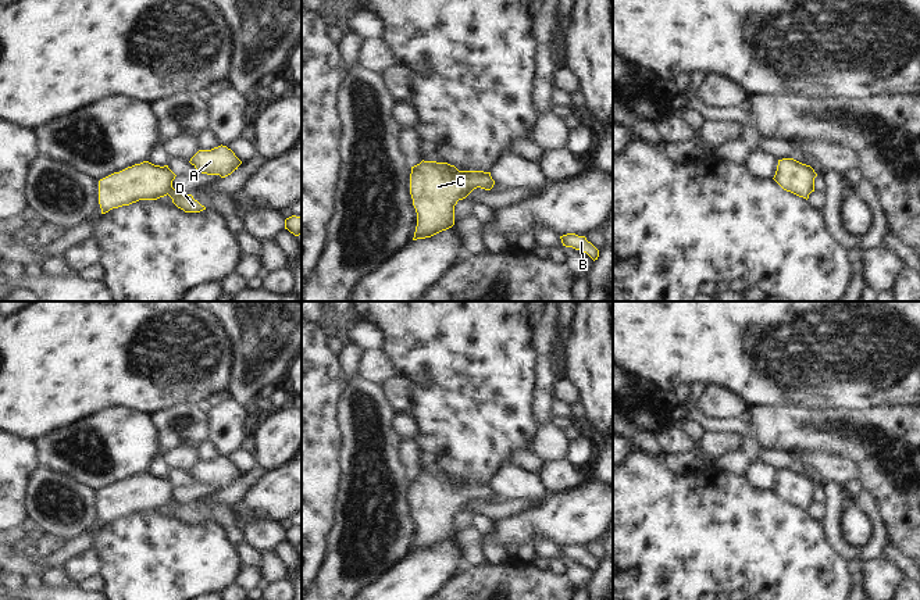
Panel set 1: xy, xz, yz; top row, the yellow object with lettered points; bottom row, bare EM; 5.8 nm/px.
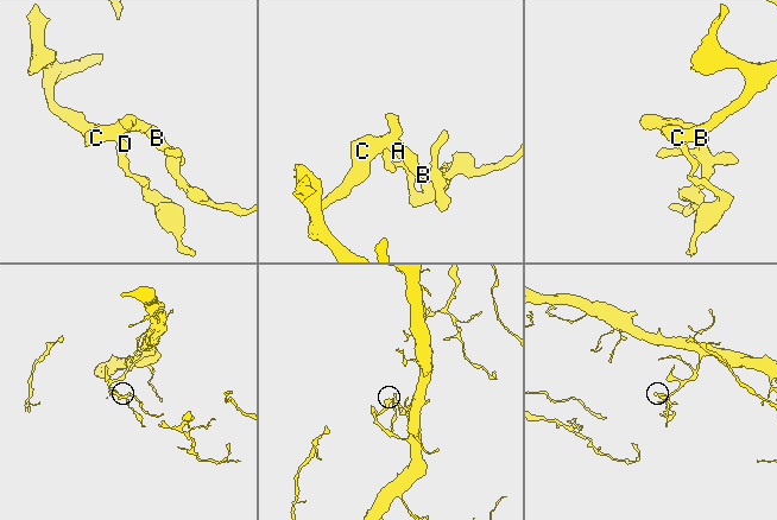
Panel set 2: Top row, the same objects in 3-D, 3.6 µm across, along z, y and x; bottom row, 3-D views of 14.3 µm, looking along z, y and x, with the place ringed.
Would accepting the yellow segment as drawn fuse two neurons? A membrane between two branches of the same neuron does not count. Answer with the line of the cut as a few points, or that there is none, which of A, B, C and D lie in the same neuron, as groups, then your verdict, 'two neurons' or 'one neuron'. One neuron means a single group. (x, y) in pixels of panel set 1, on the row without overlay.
no cut; A B C D; one neuron

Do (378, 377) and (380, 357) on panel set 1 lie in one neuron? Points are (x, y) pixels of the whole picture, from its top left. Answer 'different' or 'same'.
same

